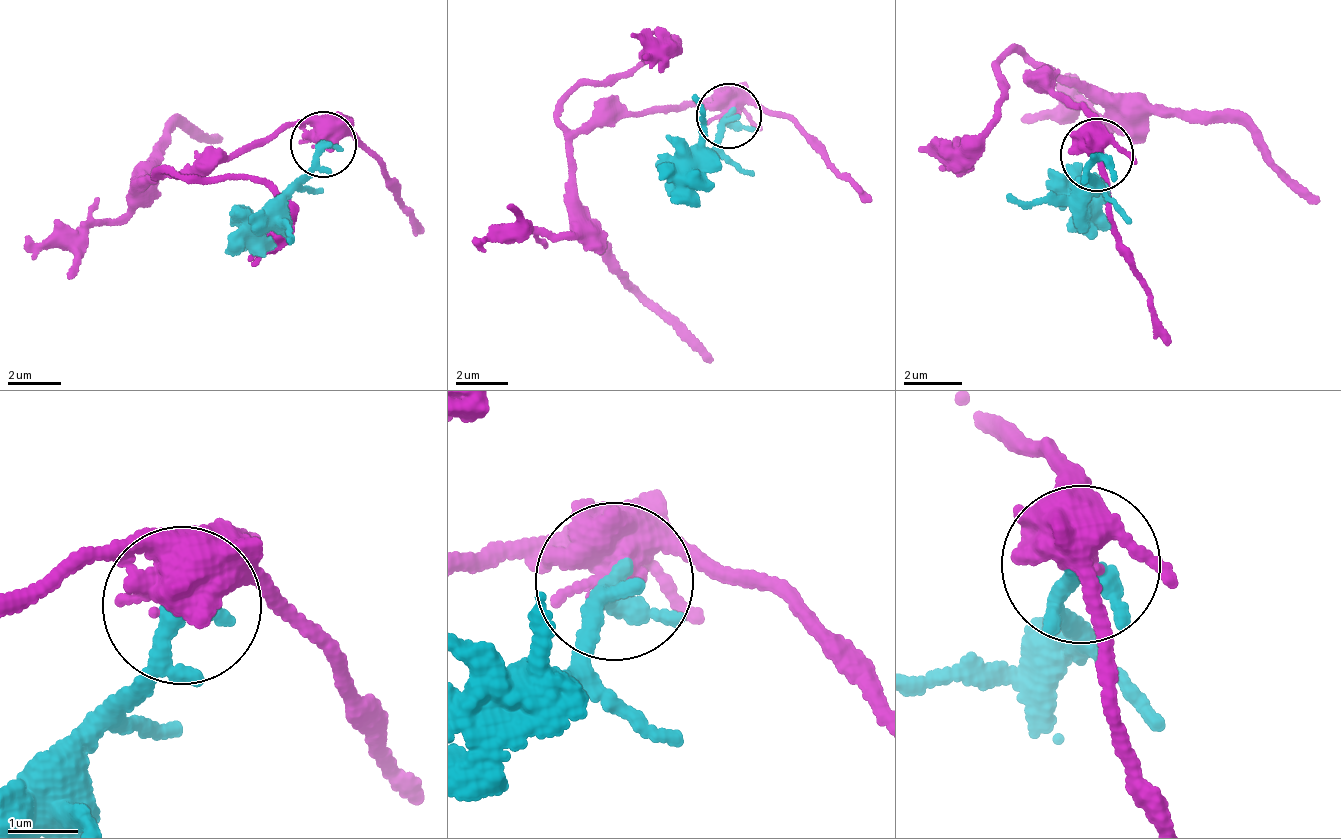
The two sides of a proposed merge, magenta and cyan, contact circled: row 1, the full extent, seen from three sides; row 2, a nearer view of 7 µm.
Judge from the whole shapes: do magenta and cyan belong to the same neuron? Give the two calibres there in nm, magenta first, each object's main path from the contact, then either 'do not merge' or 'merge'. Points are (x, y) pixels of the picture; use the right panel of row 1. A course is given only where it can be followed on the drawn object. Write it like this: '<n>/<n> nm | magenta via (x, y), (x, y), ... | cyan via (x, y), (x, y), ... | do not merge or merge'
420/240 nm | magenta via (1094, 152), (1087, 112), (1041, 71), (1060, 74), (1111, 96), (1196, 106), (1232, 117), (1322, 200) | cyan via (1094, 152), (1096, 190), (1091, 221) | do not merge

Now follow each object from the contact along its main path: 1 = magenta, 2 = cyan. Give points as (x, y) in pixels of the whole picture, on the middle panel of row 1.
1: (727, 113), (695, 104), (593, 117), (569, 156), (582, 207), (608, 268), (634, 287), (711, 363)
2: (727, 113), (721, 147), (677, 202)

